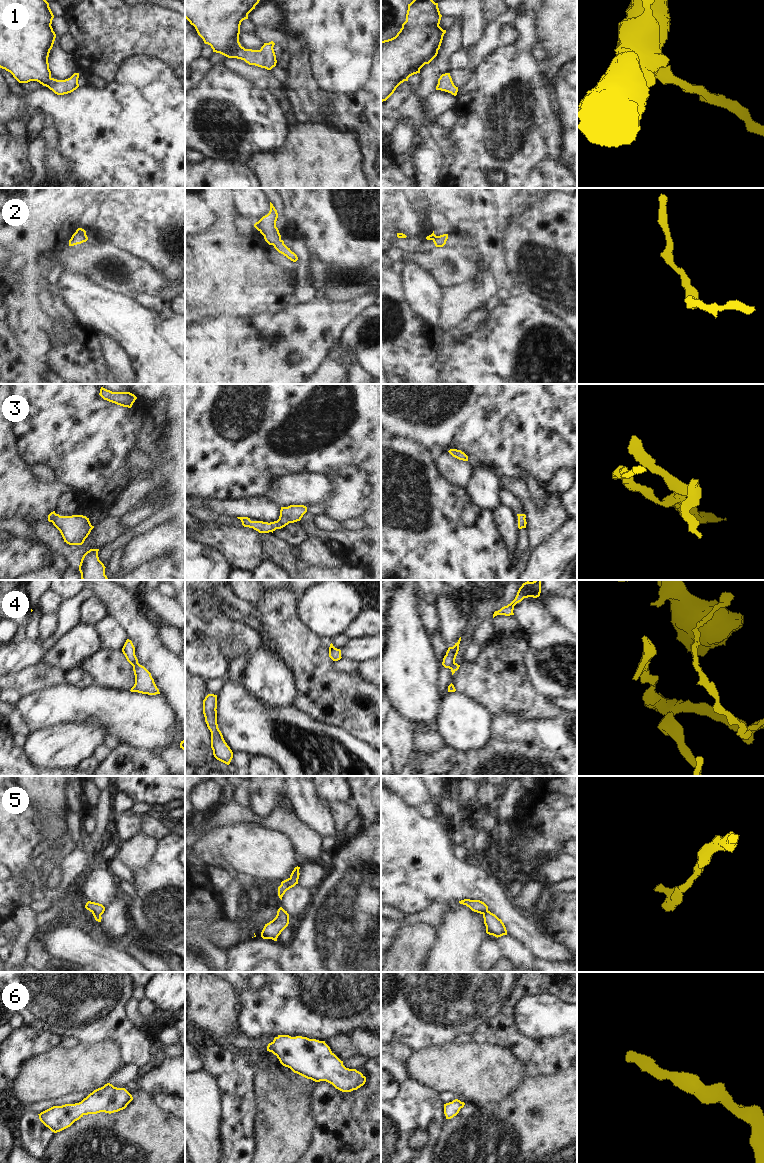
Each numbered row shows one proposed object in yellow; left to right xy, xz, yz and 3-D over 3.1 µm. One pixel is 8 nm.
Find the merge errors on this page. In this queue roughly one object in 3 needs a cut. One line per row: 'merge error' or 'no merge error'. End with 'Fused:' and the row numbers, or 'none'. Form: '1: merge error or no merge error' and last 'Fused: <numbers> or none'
1: no merge error
2: no merge error
3: no merge error
4: merge error
5: no merge error
6: no merge error
Fused: 4

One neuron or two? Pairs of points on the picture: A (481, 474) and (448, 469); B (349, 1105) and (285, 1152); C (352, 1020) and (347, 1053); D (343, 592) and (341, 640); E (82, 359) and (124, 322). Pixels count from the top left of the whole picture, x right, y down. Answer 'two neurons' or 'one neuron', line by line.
A: two neurons
B: two neurons
C: two neurons
D: two neurons
E: two neurons

